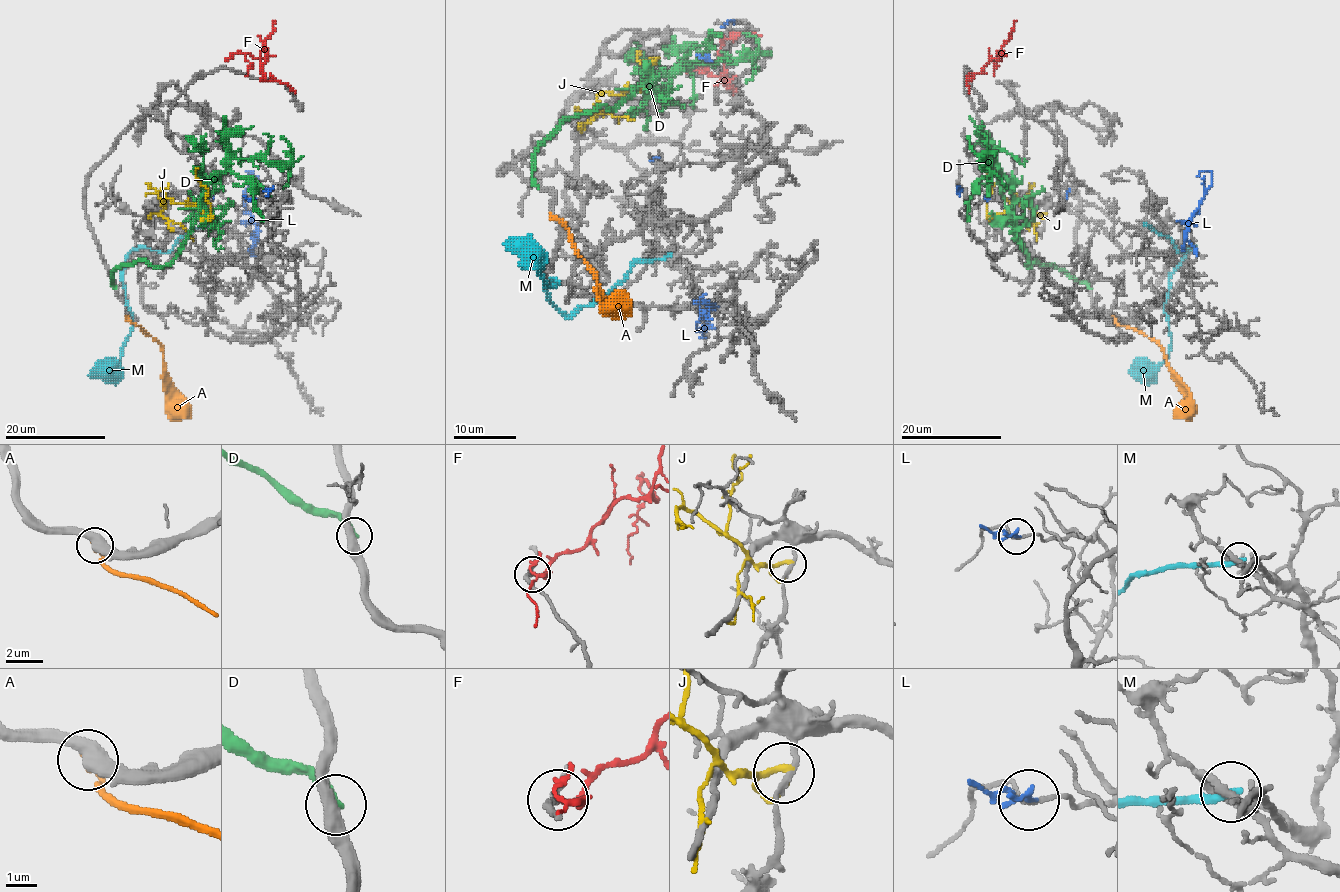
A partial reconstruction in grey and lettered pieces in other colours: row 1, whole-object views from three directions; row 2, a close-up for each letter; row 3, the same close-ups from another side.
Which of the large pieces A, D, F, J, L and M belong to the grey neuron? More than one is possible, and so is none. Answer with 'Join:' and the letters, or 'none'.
Join: none

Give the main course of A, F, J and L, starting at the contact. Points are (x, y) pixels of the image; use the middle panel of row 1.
A: (552, 215), (566, 227), (574, 249), (594, 274), (597, 299), (603, 305), (627, 301)
F: (718, 33), (723, 40), (718, 54), (725, 61), (725, 72), (712, 75), (700, 72), (706, 69), (698, 67)
J: (582, 130), (597, 113), (599, 94), (638, 89), (650, 75), (655, 57), (644, 66), (638, 61), (639, 50)
L: (709, 60), (658, 158), (703, 293), (697, 302), (709, 311), (695, 324), (701, 338), (706, 318)

